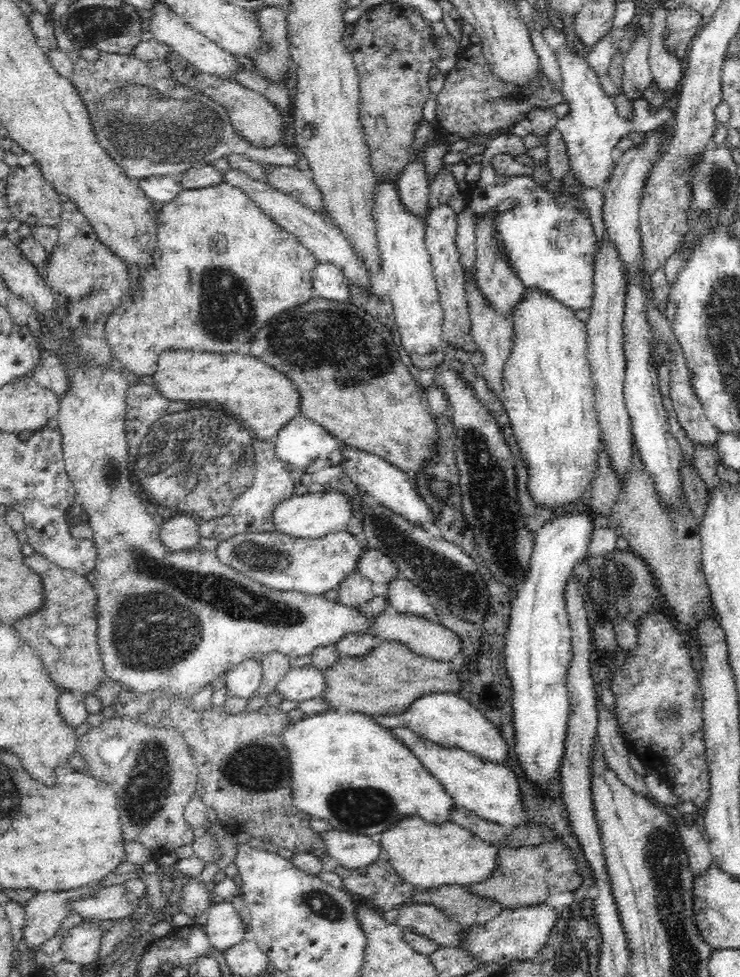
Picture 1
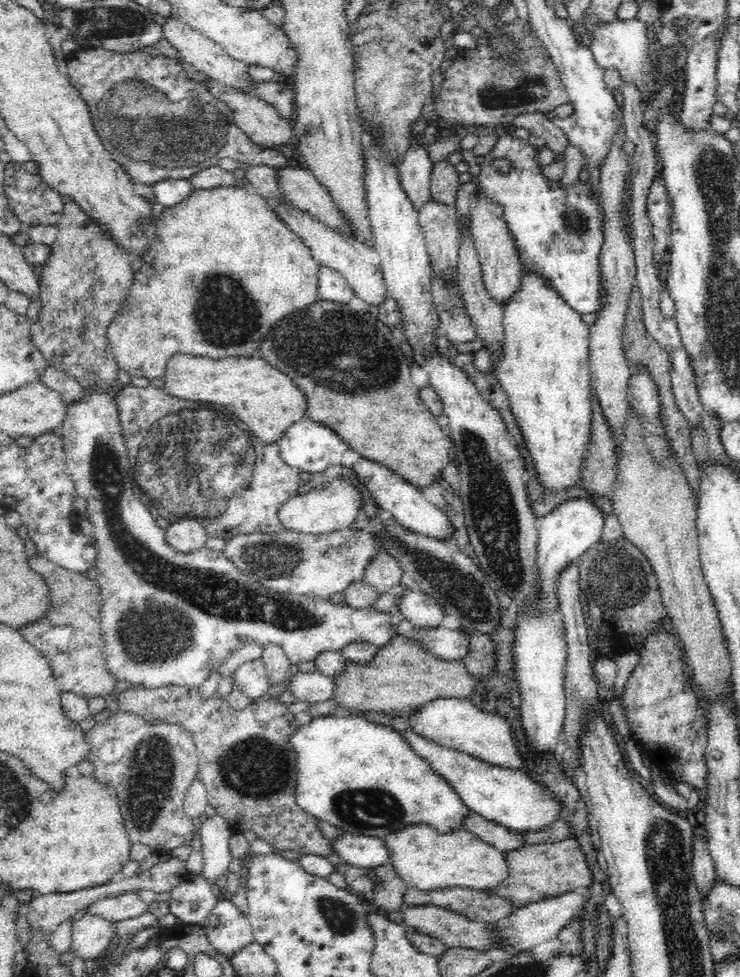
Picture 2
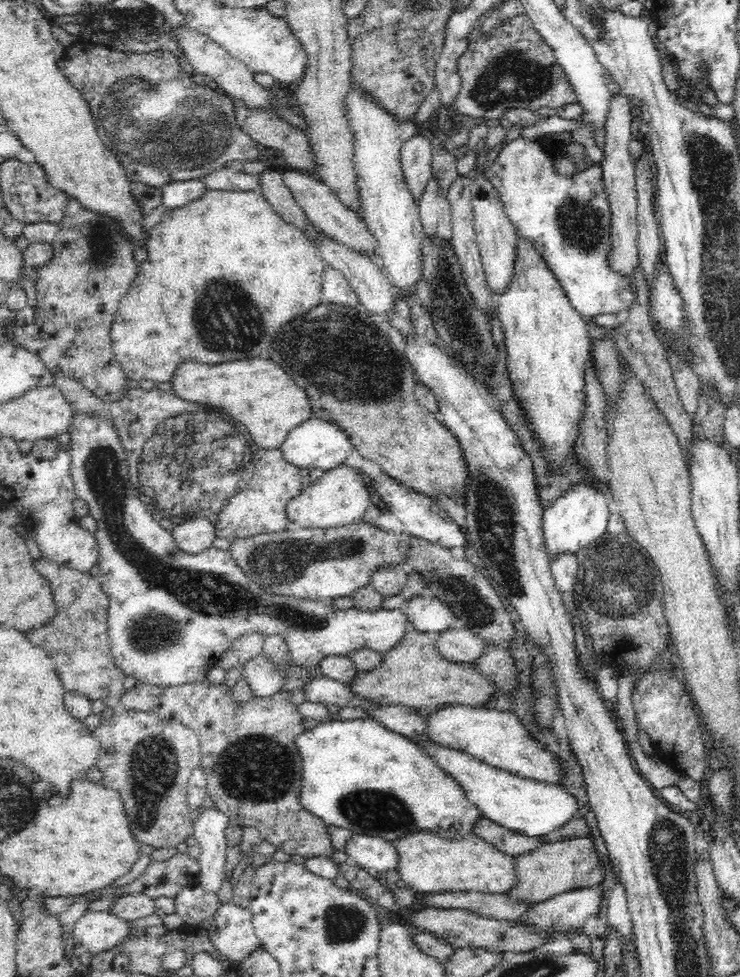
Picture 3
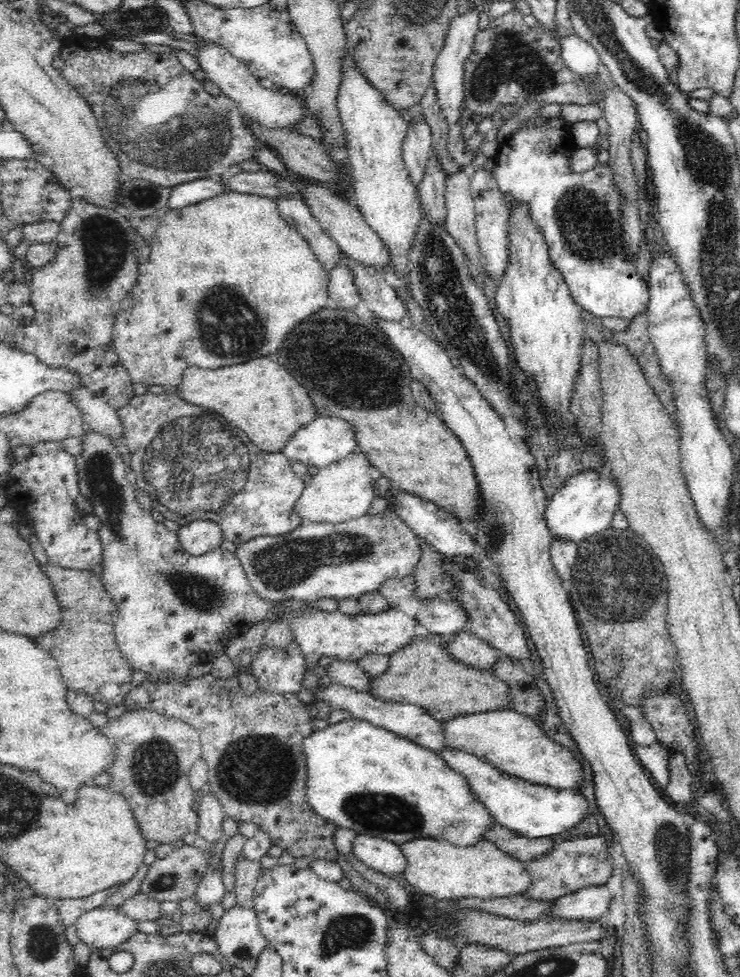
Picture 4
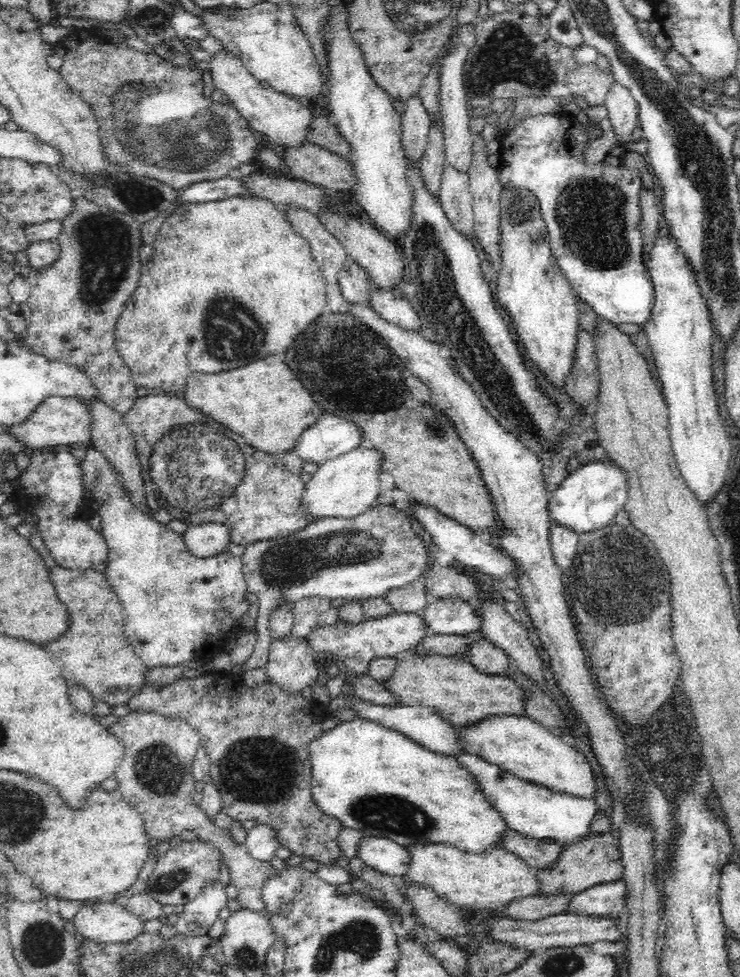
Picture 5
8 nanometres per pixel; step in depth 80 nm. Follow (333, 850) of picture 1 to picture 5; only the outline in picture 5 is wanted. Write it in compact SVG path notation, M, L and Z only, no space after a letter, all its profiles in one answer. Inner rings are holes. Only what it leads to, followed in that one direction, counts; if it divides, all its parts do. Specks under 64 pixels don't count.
M364 835L358 843L357 857L373 870L394 877L404 878L411 863L408 848L381 836Z

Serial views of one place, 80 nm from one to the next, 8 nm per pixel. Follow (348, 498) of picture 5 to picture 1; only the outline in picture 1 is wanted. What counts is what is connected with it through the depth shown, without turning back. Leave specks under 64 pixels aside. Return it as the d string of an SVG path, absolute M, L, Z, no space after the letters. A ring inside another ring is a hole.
M325 491L324 494L290 495L273 510L273 525L276 531L302 539L318 539L330 533L342 532L352 518L352 508L342 492Z

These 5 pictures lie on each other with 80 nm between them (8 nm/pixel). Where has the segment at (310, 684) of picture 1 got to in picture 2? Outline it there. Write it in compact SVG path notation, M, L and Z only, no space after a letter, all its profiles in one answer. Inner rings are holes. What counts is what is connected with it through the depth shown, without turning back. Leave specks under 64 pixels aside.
M318 669L312 672L298 671L291 677L288 692L292 692L296 701L324 702L333 698L335 684L332 677L322 674Z

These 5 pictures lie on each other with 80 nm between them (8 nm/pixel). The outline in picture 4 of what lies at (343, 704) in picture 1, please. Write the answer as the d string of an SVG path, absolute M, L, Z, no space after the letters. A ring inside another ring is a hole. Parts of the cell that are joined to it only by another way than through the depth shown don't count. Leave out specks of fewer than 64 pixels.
M421 631L412 643L389 655L389 667L385 672L371 676L371 695L390 703L416 704L437 720L446 722L458 716L510 710L512 701L508 681L492 675L490 670L483 671L462 664L442 648L440 638L447 636Z

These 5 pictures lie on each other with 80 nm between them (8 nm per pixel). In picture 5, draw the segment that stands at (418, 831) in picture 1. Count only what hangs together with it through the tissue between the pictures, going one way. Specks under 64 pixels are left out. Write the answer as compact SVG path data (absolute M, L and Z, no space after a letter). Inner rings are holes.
M426 843L410 846L408 851L411 863L404 878L434 889L438 896L460 907L468 906L468 909L496 914L494 910L538 895L537 892L541 891L542 884L536 878L534 870L514 853L500 847L490 847L475 855L446 843Z

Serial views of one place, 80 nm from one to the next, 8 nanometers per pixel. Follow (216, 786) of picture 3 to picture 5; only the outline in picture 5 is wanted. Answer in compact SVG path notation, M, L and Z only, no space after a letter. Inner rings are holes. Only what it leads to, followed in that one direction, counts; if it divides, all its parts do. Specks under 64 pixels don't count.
M206 672L189 679L181 677L164 686L150 683L129 698L127 705L130 711L155 712L160 716L185 720L198 731L201 746L210 759L212 783L221 792L221 810L233 821L253 820L257 824L270 825L277 832L280 846L288 848L294 855L307 856L327 865L334 864L341 857L343 852L338 846L337 836L343 825L326 816L312 796L309 744L324 732L320 726L324 712L316 702L308 702L301 693L286 692L267 680L256 688L246 688L240 677Z

